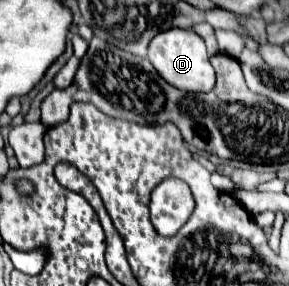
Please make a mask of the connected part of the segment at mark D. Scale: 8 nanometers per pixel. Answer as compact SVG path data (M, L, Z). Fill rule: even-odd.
M169 28L157 34L149 46L149 60L153 68L175 88L185 92L207 92L215 86L215 70L209 64L205 42L193 30Z

